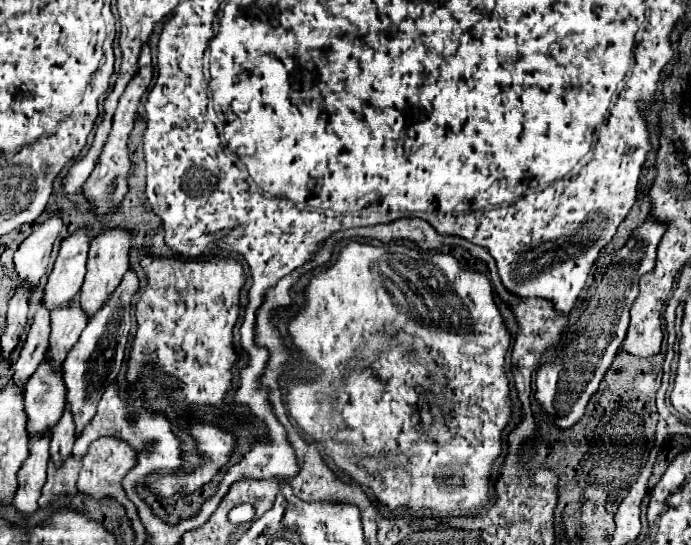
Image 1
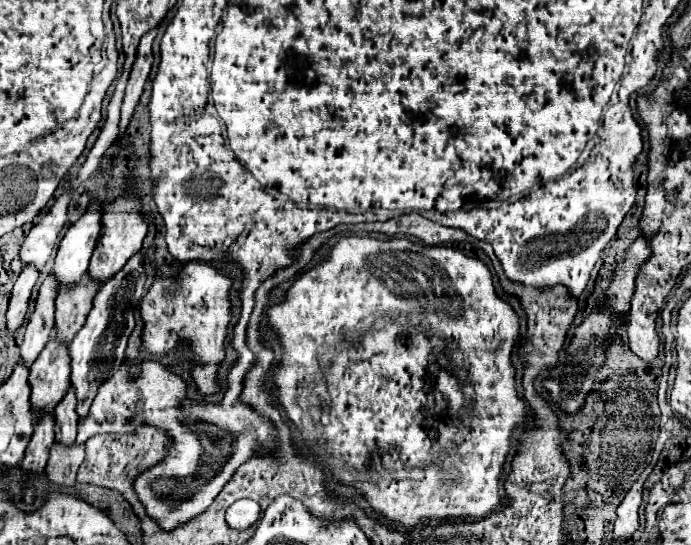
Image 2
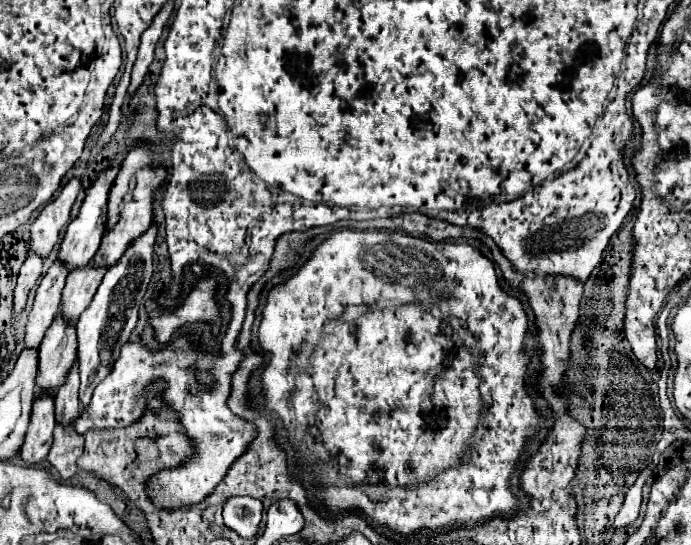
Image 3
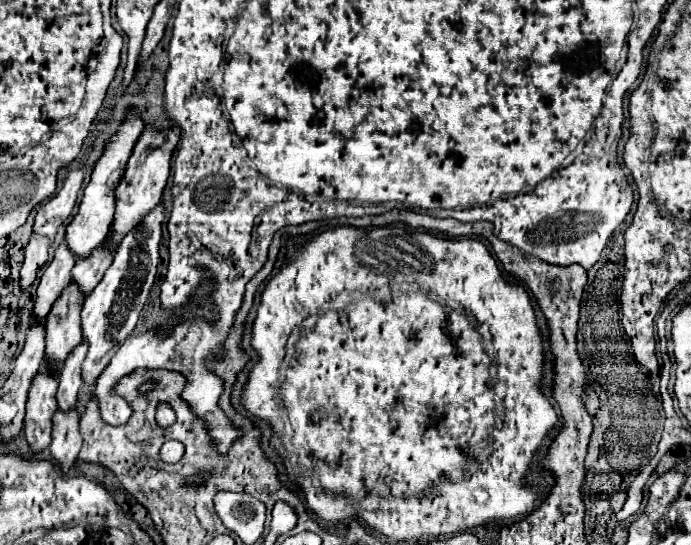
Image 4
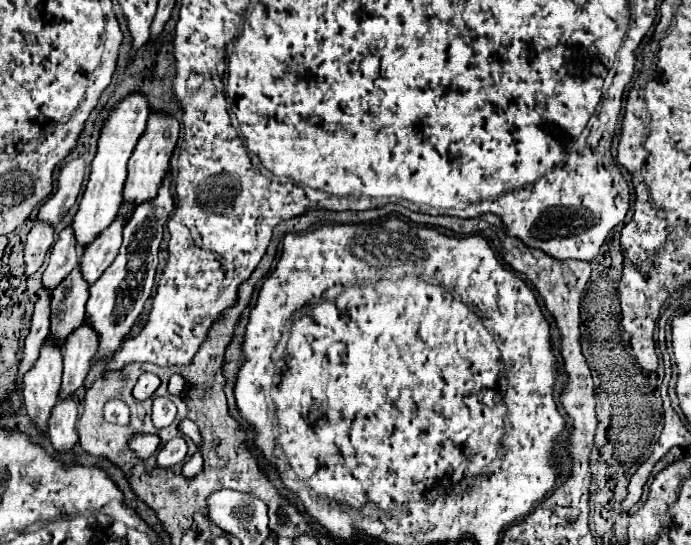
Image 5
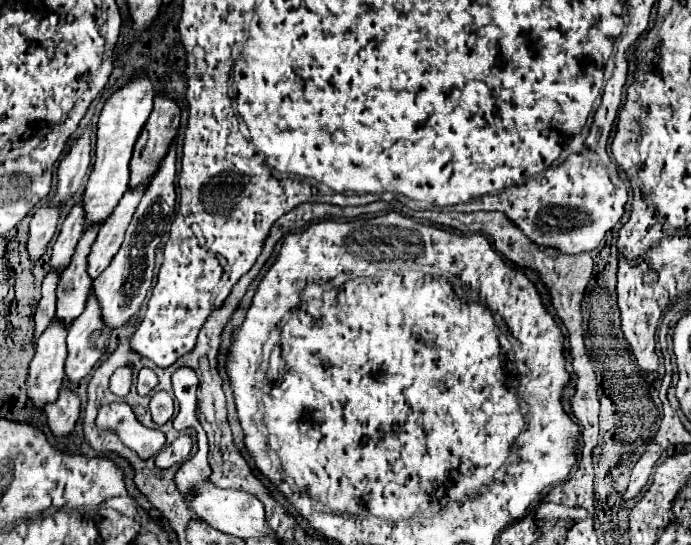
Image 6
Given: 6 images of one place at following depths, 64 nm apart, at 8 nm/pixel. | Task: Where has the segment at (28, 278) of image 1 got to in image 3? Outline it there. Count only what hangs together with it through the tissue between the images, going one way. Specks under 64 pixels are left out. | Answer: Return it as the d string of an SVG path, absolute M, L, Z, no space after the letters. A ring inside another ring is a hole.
M72 178L60 192L60 196L44 206L40 216L34 220L30 228L28 250L38 254L42 260L50 254L54 244L58 242L58 234L64 226L70 224L70 208L80 192L80 178Z

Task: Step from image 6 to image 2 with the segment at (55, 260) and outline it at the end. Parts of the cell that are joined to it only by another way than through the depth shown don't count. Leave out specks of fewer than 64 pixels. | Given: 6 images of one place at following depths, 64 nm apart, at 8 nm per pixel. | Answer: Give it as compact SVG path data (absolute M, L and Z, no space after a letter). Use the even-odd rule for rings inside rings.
M52 274L44 280L38 298L36 298L36 308L26 324L24 340L20 346L20 362L30 368L34 360L40 356L44 350L46 342L52 336L52 304L54 304L56 292L52 292Z

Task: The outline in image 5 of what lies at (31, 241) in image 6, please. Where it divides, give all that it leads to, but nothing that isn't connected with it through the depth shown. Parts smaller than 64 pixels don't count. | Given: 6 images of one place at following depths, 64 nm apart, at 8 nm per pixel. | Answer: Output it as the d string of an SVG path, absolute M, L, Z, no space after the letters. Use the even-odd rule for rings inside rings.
M34 224L28 234L26 248L24 248L24 260L26 260L24 274L26 274L26 278L32 276L34 272L38 272L38 268L44 264L46 254L52 244L54 244L54 230L44 228L44 224Z

